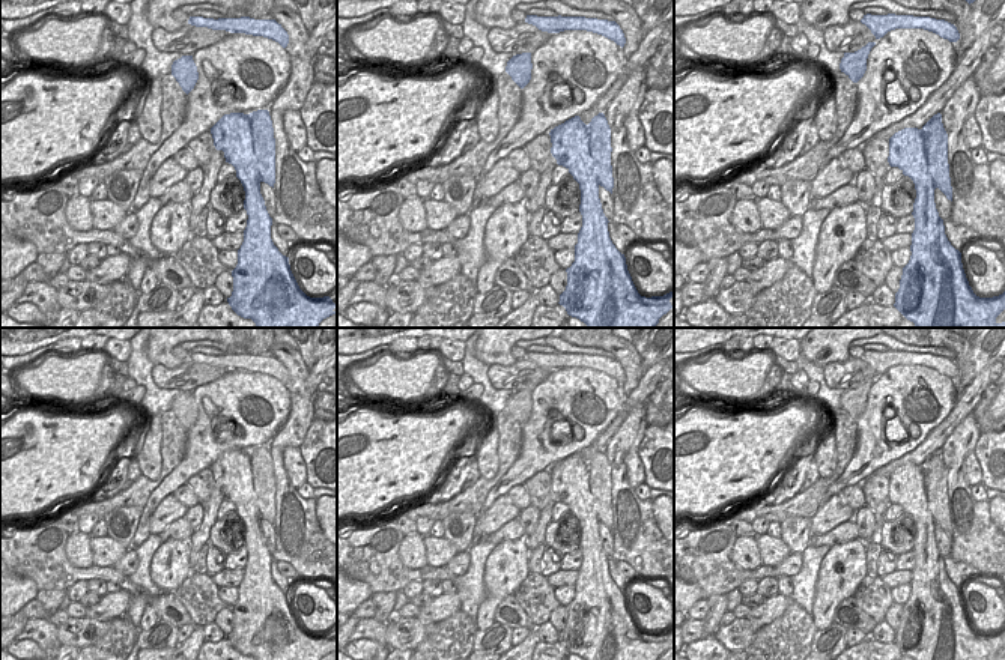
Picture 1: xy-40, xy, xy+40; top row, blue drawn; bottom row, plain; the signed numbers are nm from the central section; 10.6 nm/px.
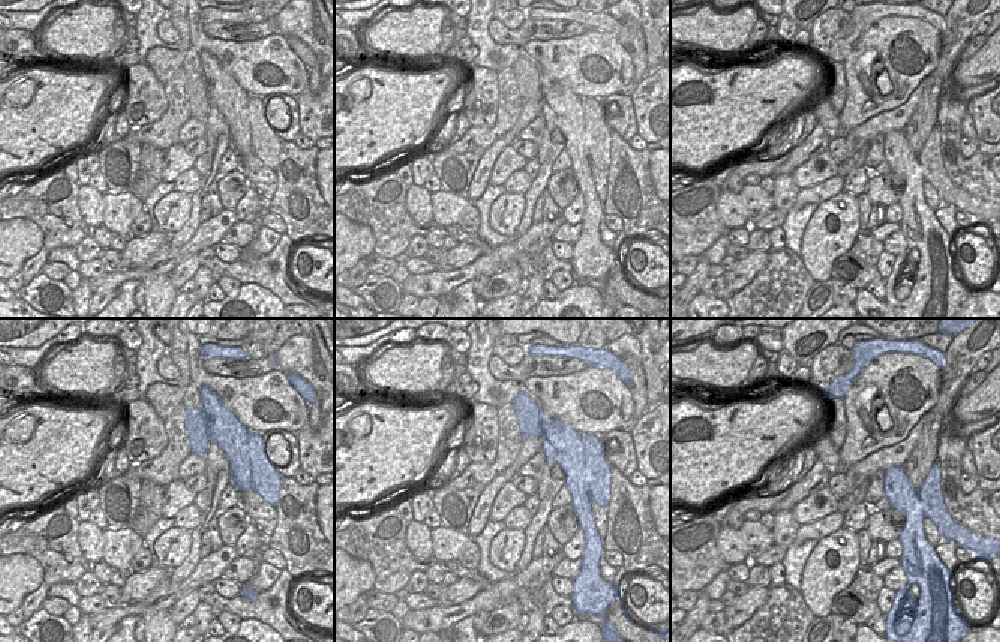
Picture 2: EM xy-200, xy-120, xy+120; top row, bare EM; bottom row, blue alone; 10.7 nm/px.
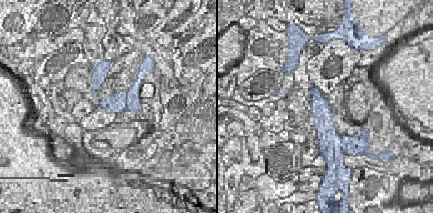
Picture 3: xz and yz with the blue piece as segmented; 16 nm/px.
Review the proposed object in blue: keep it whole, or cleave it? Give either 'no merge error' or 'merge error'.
merge error

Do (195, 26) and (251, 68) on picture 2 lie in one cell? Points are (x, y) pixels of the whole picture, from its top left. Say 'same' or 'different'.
same

